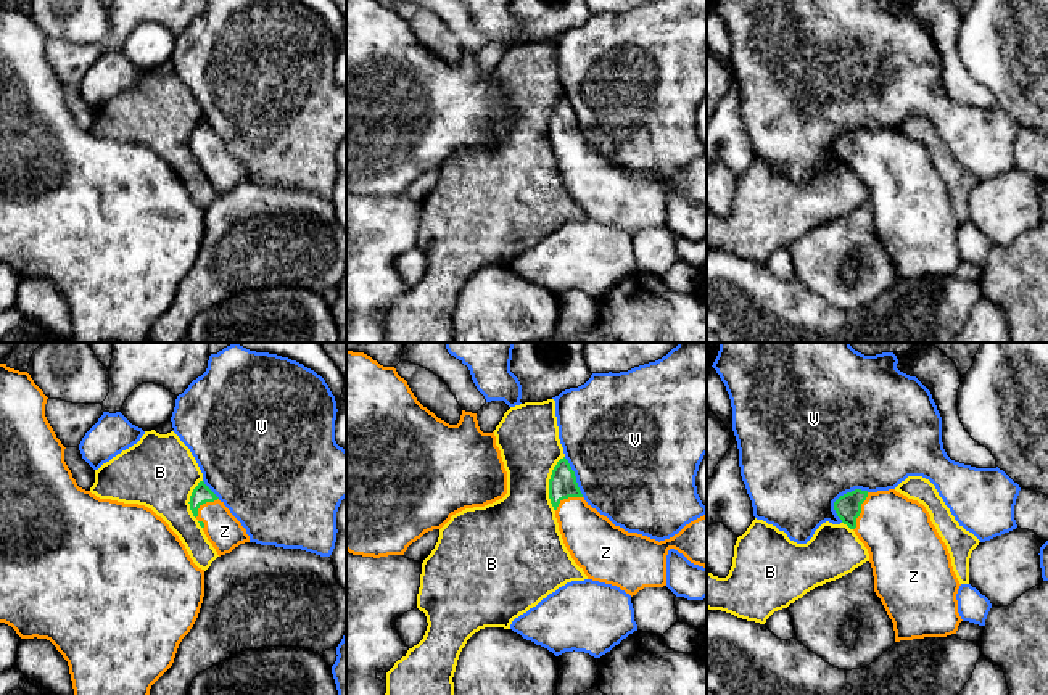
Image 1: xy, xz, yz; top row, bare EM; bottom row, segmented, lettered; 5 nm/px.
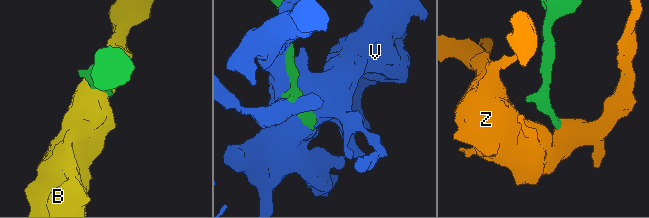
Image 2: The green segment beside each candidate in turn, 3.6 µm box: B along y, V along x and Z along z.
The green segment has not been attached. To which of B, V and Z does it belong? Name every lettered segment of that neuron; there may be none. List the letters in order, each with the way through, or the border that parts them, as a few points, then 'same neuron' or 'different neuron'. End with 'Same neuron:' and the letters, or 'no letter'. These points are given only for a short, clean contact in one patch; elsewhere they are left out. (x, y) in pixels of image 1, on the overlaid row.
B: different neuron
V: different neuron
Z: way yz (847, 507), (860, 512), (889, 523), (897, 531); same neuron
Same neuron: Z

